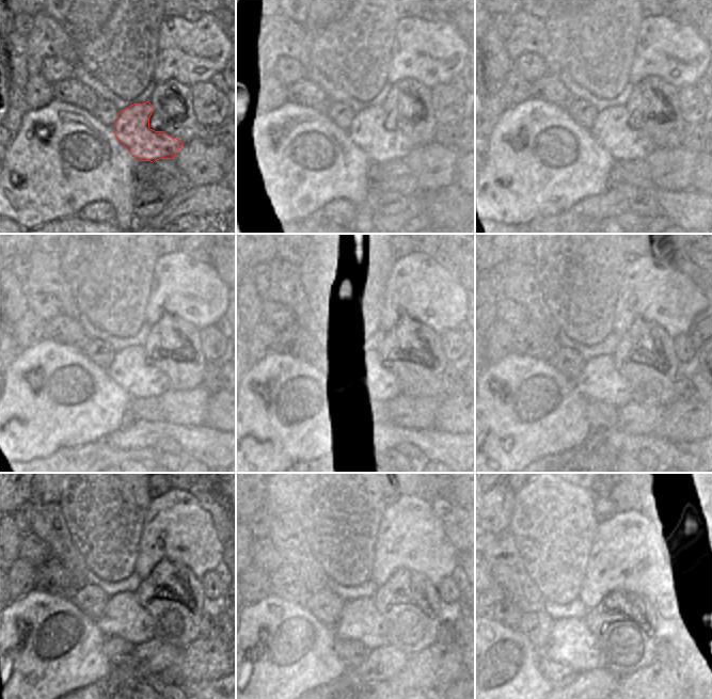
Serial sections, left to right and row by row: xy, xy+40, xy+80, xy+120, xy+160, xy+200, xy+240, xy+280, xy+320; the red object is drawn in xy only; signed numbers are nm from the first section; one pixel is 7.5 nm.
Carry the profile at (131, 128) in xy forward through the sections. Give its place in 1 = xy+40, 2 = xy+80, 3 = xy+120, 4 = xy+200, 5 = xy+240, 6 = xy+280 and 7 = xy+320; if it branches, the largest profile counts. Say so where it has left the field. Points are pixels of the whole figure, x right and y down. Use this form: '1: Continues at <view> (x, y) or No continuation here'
1: Continues at xy+40 (368, 130)
2: Continues at xy+80 (611, 129)
3: Continues at xy+120 (129, 368)
4: Continues at xy+200 (600, 380)
5: Continues at xy+240 (123, 617)
6: Continues at xy+280 (361, 620)
7: Continues at xy+320 (579, 640).

